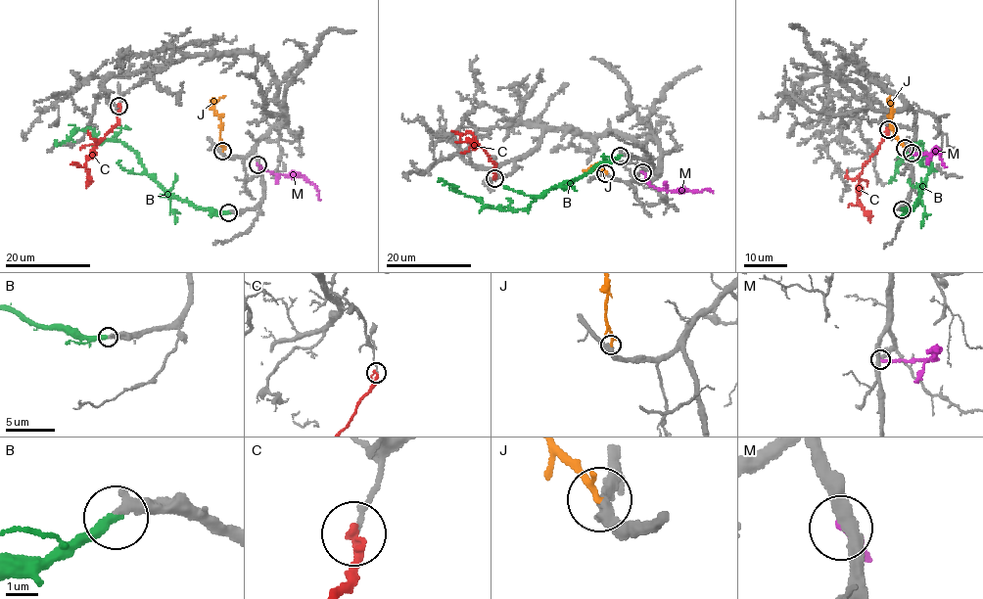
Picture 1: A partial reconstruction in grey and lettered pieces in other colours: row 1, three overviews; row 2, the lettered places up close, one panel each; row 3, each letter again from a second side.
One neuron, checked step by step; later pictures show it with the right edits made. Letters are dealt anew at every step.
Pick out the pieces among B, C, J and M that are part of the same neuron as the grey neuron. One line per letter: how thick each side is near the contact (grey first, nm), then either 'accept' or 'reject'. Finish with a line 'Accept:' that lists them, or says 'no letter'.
B: calibres 360 and 360 nm; accept
C: calibres 160 and 280 nm; reject
J: calibres 360 and 240 nm; accept
M: calibres 360 and 220 nm; reject
Accept: B, J

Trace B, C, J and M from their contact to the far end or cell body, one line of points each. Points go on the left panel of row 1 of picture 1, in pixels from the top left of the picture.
B: (228, 212), (211, 212), (178, 200), (122, 143), (100, 141), (92, 128), (76, 130), (59, 144), (56, 139)
C: (119, 106), (118, 122), (93, 150), (86, 163), (82, 167), (77, 165), (77, 161), (70, 163)
J: (222, 151), (219, 116), (213, 103), (225, 95)
M: (258, 164), (273, 173), (304, 175), (317, 191), (319, 199)

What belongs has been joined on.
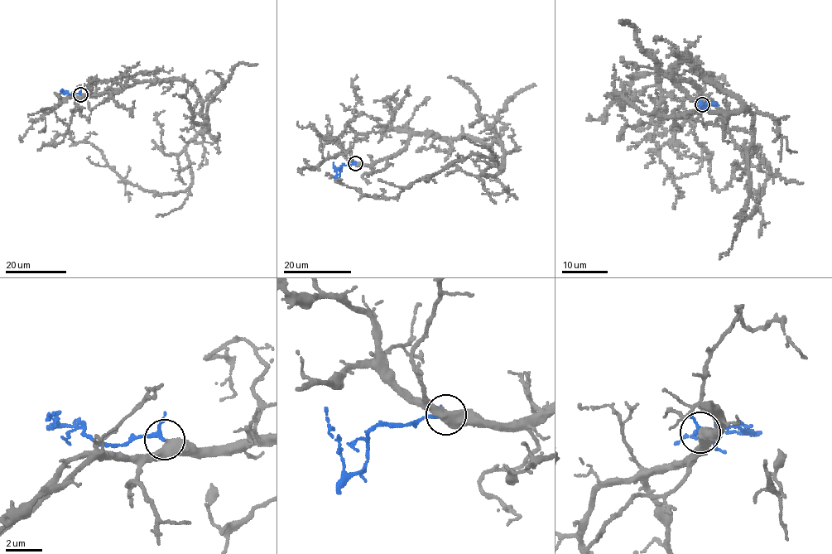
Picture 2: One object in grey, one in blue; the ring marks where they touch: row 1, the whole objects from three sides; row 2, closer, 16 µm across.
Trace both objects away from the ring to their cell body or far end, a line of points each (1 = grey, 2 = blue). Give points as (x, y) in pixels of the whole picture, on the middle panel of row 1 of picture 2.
1: (356, 163), (440, 135), (473, 137), (501, 171), (483, 174), (497, 161), (470, 154), (380, 199), (326, 175)
2: (355, 163), (343, 165), (338, 174), (333, 162)

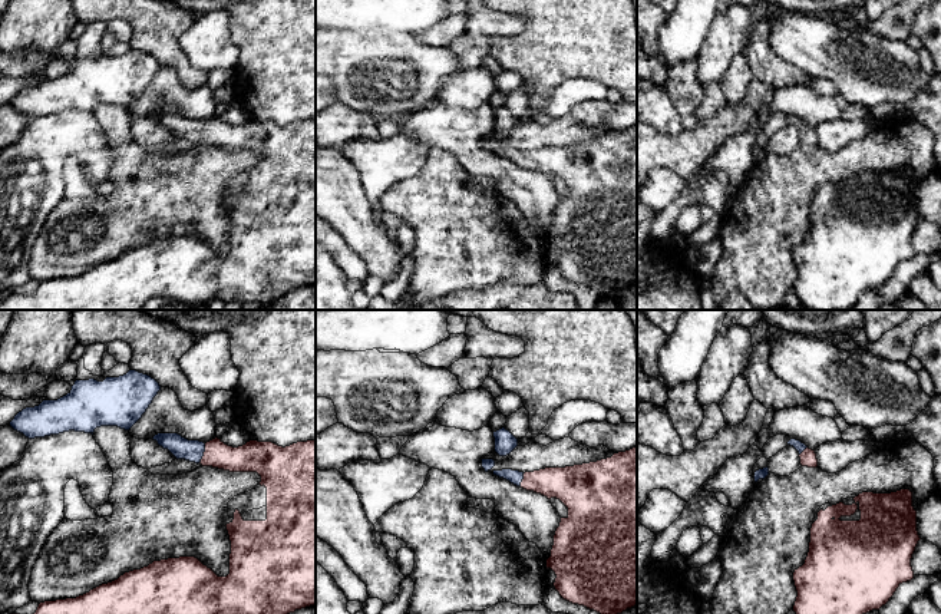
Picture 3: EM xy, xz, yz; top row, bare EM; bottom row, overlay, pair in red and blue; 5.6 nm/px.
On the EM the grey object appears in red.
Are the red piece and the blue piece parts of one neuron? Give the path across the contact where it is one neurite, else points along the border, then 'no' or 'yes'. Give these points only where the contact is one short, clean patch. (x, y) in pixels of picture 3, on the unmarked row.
runs through xy (248, 137), (204, 132), (181, 126); yes

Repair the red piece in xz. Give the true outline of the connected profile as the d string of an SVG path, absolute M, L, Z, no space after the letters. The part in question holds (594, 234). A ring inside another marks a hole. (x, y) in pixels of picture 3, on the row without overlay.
M637 125L582 143L525 152L502 148L493 154L548 178L557 176L568 186L547 238L547 247L557 254L554 265L564 278L608 296L637 283Z

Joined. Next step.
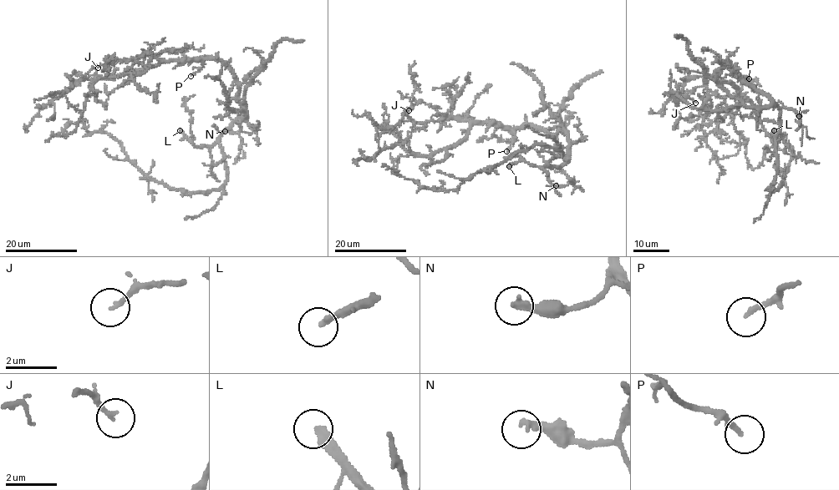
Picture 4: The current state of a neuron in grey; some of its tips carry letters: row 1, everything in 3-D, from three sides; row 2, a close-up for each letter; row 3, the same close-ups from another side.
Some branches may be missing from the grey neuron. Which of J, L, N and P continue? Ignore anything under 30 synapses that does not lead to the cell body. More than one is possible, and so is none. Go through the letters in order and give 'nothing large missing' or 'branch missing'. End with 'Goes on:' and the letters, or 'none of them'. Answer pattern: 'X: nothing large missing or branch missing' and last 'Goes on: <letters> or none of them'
J: nothing large missing
L: branch missing
N: nothing large missing
P: nothing large missing
Goes on: L

